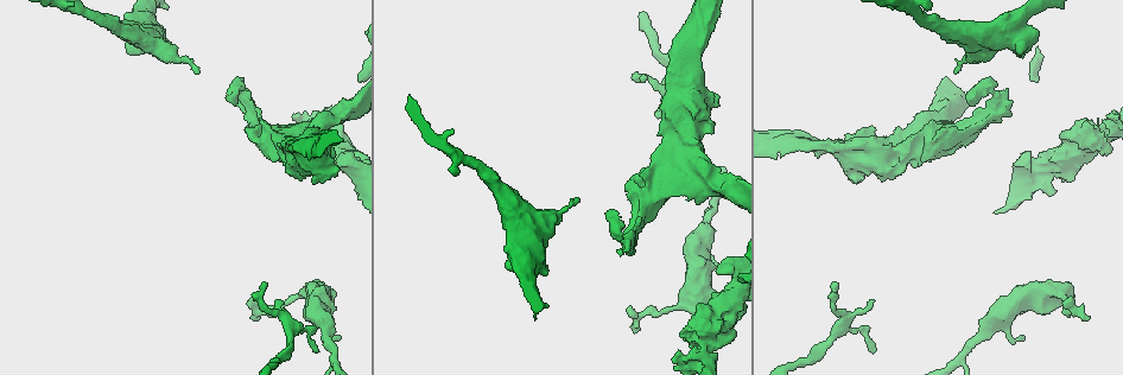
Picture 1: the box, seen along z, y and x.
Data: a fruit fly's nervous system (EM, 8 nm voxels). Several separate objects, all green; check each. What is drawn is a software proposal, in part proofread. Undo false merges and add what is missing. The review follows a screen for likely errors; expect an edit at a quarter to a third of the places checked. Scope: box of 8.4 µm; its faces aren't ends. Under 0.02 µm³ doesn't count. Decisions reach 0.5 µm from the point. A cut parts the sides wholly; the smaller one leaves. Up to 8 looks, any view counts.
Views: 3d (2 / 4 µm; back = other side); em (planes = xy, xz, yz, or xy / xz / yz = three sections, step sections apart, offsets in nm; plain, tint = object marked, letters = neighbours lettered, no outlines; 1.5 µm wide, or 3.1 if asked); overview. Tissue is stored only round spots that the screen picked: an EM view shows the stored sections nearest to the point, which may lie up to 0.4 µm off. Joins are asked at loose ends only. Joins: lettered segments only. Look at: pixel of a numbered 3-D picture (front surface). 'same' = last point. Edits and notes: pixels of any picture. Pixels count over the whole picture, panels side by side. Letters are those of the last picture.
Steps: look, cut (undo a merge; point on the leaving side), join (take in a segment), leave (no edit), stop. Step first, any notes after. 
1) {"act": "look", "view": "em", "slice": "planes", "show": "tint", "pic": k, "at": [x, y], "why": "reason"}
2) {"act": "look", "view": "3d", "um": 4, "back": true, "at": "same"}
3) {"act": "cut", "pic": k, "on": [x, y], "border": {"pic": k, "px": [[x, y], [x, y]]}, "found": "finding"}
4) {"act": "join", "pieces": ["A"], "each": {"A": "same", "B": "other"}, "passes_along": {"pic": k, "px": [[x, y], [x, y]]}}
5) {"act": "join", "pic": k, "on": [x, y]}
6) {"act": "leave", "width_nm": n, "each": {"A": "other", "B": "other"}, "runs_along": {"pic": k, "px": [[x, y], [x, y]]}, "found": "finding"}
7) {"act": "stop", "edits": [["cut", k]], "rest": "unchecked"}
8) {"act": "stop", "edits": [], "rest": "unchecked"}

{"act": "look", "view": "3d", "um": 4, "back": true, "pic": 1, "at": [337, 158], "why": "stops while still wide"}

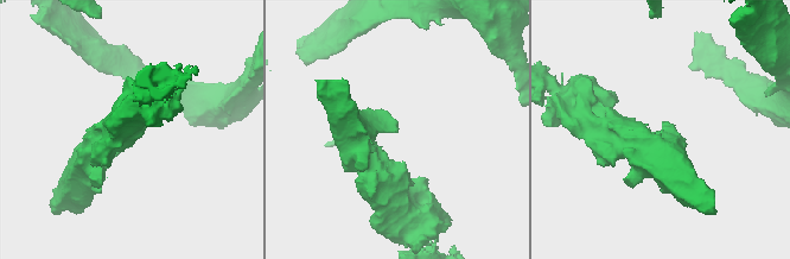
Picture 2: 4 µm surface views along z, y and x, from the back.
{"act": "look", "view": "em", "slice": "planes", "show": "letters", "pic": 2, "at": [398, 132]}

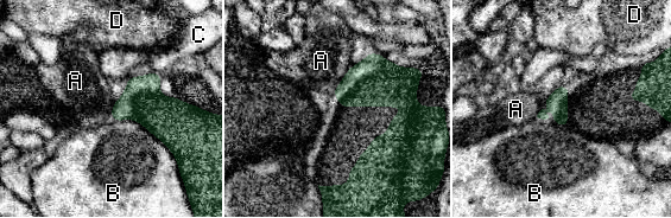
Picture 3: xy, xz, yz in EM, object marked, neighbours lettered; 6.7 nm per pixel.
{"act": "join", "pieces": ["A"], "longest_contact_nm": ["B", 440], "each": {"A": "same", "B": "other", "C": "other", "D": "other"}, "found": "the neuron continues"}

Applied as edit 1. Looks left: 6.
{"act": "look", "view": "em", "um": 3.1, "slice": "planes", "show": "plain", "pic": 1, "at": [687, 149], "why": "looks like a crossing"}

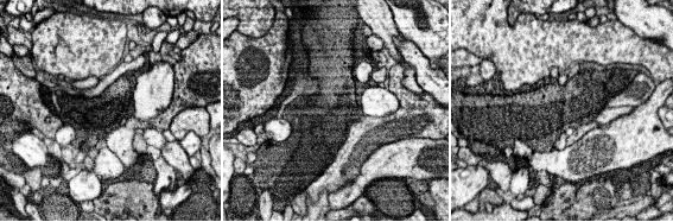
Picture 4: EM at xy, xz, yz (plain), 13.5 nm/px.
{"act": "look", "view": "em", "um": 3.1, "slice": "planes", "show": "tint", "at": "same", "why": "where the object lies"}

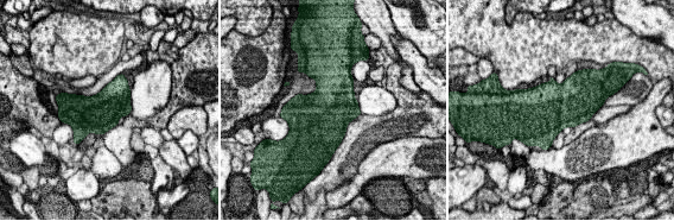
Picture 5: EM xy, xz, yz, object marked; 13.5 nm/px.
{"act": "look", "view": "em", "um": 3.1, "slice": "planes", "show": "letters", "at": "same", "why": "see the neighbours"}

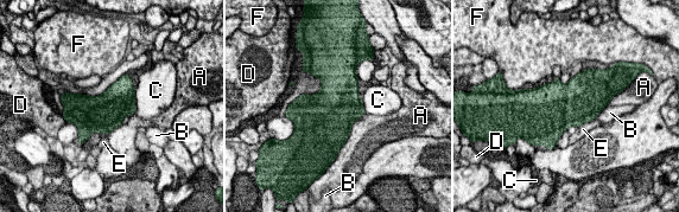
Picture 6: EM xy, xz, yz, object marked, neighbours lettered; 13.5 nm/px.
{"act": "leave", "each": {"A": "other", "B": "other", "C": "other", "D": "other", "E": "other", "F": "other"}, "border": {"pic": 6, "px": [[366, 113], [353, 123], [341, 147]]}, "found": "one neuron here"}

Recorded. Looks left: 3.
{"act": "look", "view": "3d", "um": 4, "pic": 1, "at": [575, 197]}

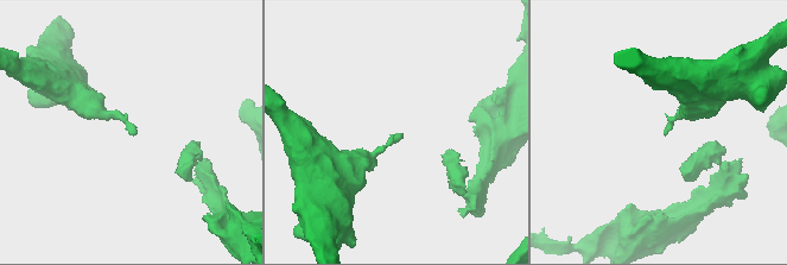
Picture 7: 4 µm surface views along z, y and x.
{"act": "look", "view": "em", "slice": "planes", "show": "letters", "pic": 7, "at": [401, 135]}

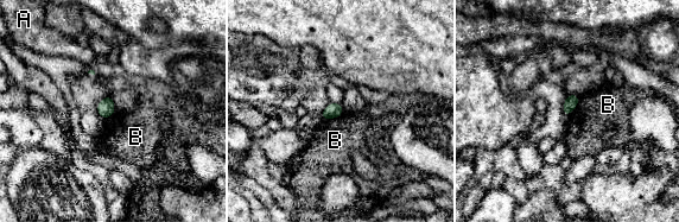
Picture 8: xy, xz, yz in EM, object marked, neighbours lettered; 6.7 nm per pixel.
{"act": "leave", "longest_contact_nm": ["B", 170], "each": {"A": "other", "B": "other"}, "border": {"pic": 8, "px": [[343, 110], [340, 115], [322, 121]]}, "found": "no lettered segment goes on from it"}

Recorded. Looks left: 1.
{"act": "stop", "edits": [["join", 3]], "rest": "unchecked"}

